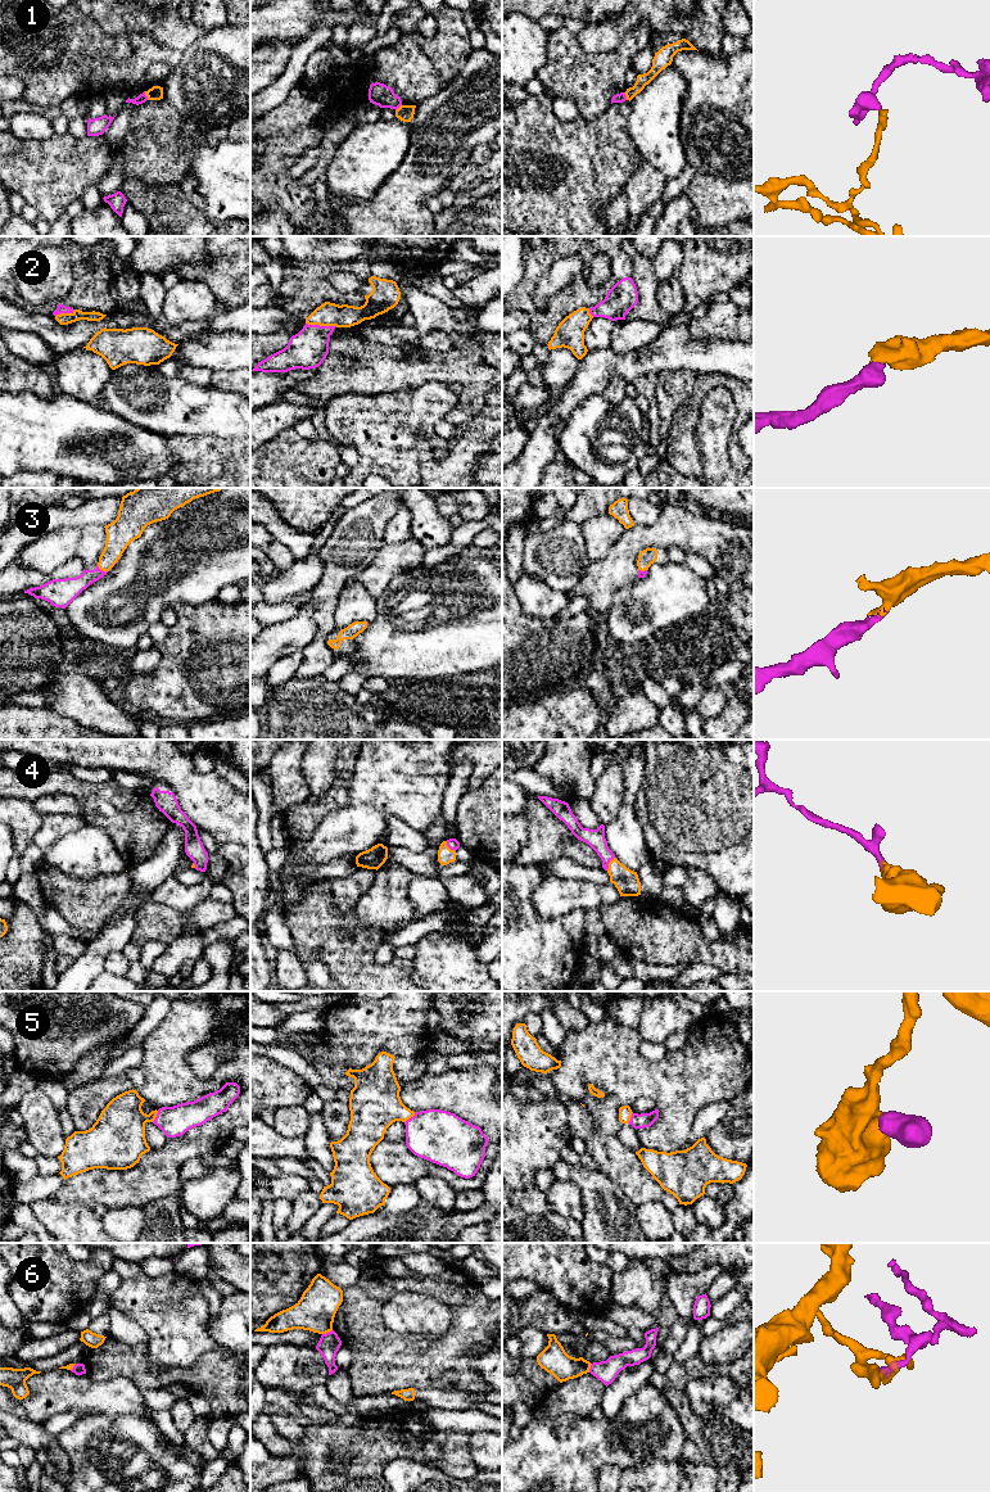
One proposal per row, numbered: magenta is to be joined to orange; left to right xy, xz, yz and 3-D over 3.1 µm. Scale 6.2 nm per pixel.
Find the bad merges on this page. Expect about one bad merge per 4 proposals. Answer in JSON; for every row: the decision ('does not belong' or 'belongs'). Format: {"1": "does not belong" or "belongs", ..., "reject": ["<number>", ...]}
{"1": "does not belong", "2": "belongs", "3": "belongs", "4": "belongs", "5": "belongs", "6": "does not belong", "reject": ["1", "6"]}

